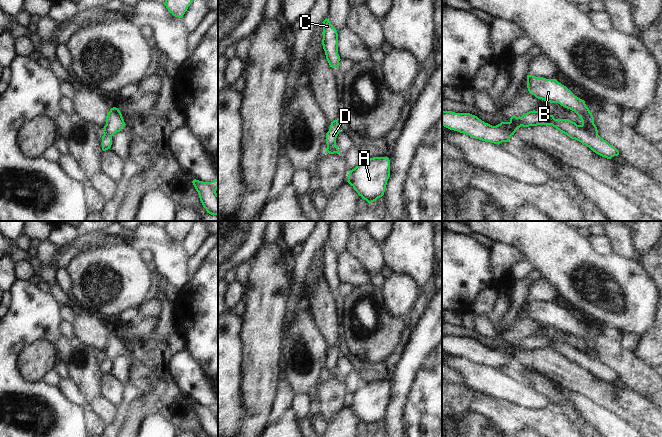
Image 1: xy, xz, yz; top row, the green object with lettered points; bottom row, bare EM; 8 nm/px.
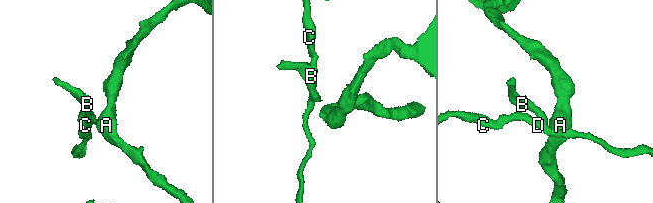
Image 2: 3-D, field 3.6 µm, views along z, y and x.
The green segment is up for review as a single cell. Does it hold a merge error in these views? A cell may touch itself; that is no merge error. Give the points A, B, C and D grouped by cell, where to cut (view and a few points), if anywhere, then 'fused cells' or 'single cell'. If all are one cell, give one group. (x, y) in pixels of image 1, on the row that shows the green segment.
groups A C D / B; cut yz (581, 125), (589, 134), (597, 135); fused cells

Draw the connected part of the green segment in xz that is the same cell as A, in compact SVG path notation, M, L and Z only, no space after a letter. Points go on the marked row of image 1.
M373 157L350 170L347 182L370 204L384 195L389 177L389 158Z

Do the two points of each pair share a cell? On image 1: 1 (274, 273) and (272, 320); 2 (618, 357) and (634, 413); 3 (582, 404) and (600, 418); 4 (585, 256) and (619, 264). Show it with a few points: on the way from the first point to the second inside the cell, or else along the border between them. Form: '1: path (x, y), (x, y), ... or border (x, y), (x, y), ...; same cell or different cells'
1: path (270, 285), (270, 308); same cell
2: border (627, 387), (642, 394), (647, 399); different cells
3: path (586, 407), (596, 415); same cell
4: path (593, 261), (598, 264), (611, 264); same cell

